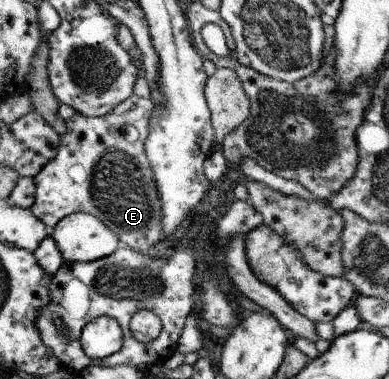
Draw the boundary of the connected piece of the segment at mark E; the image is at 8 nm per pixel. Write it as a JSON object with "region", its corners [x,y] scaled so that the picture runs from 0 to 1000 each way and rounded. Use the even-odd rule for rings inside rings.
{"region":[[[344,251],[303,277],[290,296],[265,309],[224,309],[190,298],[175,325],[170,348],[157,359],[147,414],[131,422],[90,464],[90,536],[77,546],[80,562],[103,575],[126,607],[139,604],[162,578],[190,562],[226,562],[260,578],[303,625],[311,644],[339,660],[380,662],[422,623],[416,604],[416,536],[406,520],[401,472],[383,420],[373,409],[373,380],[383,369],[386,303],[396,269],[388,256],[370,261]]]}

